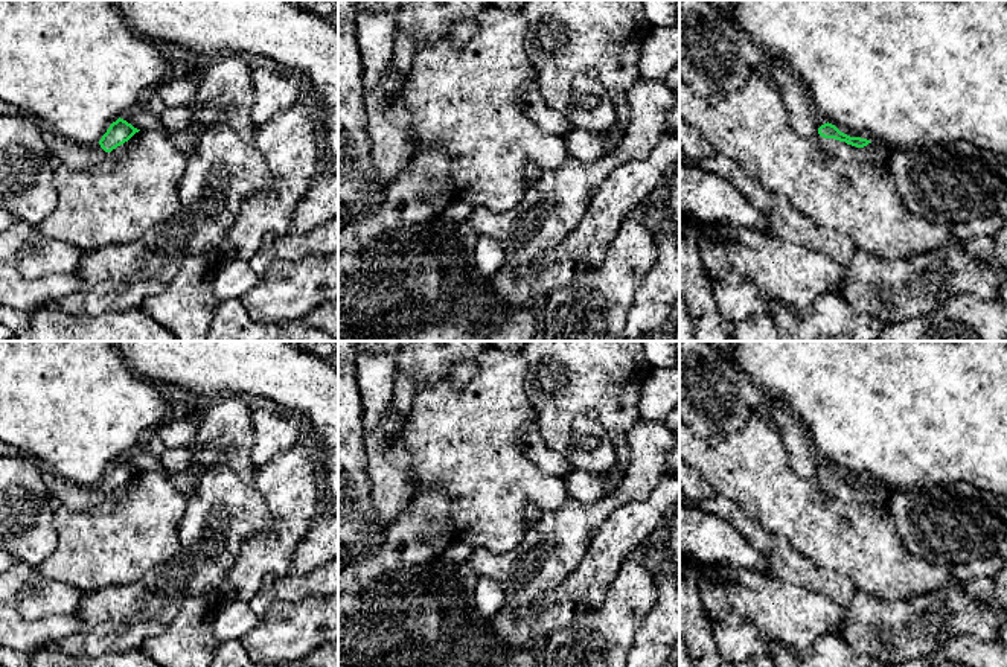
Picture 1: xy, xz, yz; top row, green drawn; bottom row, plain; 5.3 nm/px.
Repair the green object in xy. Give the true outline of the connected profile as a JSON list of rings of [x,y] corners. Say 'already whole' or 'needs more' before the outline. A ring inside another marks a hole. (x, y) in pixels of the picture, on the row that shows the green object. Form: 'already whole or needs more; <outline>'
needs more; [[[123,119],[110,125],[98,143],[82,145],[69,140],[41,123],[41,136],[55,166],[67,166],[73,171],[87,171],[101,163],[113,149],[128,142],[140,129]]]

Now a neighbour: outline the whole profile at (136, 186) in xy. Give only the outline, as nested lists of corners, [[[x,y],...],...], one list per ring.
[[[139,131],[87,171],[55,166],[58,206],[37,227],[43,235],[67,242],[85,254],[134,242],[180,212],[180,181],[186,166],[186,155],[166,131]]]

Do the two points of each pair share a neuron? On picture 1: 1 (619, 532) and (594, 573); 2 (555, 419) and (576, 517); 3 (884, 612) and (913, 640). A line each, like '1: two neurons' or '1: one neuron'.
1: one neuron
2: two neurons
3: one neuron

